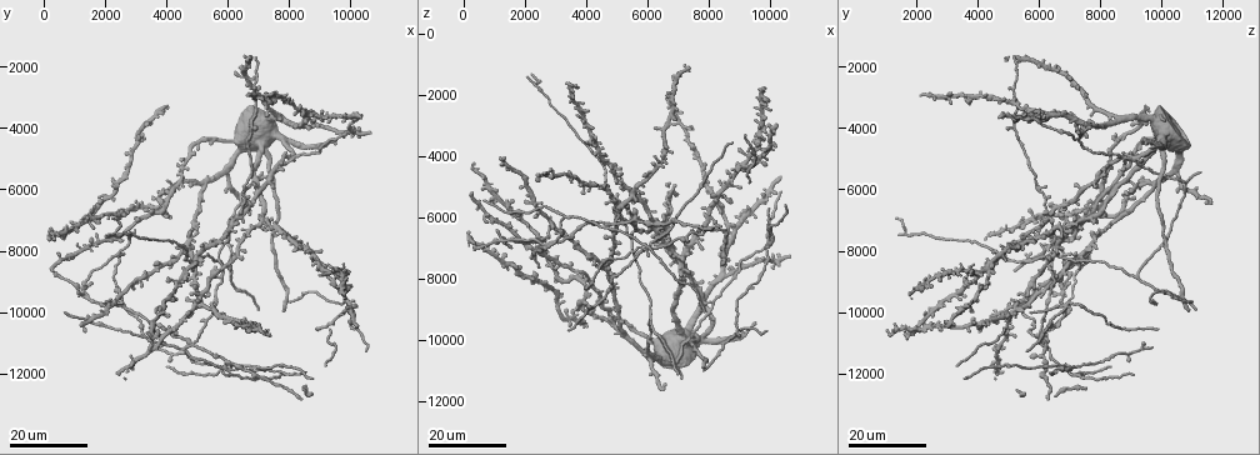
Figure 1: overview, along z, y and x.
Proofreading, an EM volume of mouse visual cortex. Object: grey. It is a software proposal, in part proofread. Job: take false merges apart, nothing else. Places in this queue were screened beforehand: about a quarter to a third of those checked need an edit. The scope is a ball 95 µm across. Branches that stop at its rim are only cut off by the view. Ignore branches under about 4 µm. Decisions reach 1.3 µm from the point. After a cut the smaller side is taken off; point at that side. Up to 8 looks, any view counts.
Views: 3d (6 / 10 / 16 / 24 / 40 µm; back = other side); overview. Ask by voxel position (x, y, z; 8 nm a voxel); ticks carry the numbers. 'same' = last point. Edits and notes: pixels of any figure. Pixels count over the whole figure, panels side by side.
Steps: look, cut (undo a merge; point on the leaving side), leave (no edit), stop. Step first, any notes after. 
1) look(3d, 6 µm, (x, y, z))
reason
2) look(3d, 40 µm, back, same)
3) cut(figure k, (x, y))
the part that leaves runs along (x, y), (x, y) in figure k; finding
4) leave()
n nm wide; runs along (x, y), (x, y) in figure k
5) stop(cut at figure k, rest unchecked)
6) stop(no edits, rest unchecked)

look(3d, 16 µm, (6300, 6800, 6300))
three-way junction

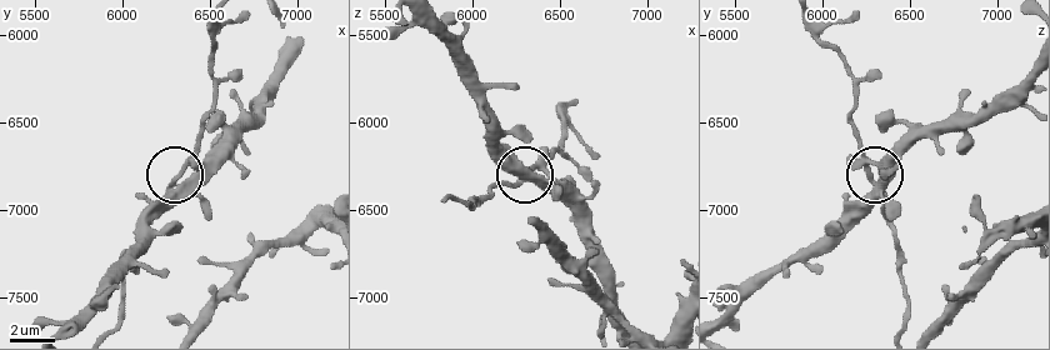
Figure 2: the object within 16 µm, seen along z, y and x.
look(3d, 10 µm, (6340, 6760, 6240))

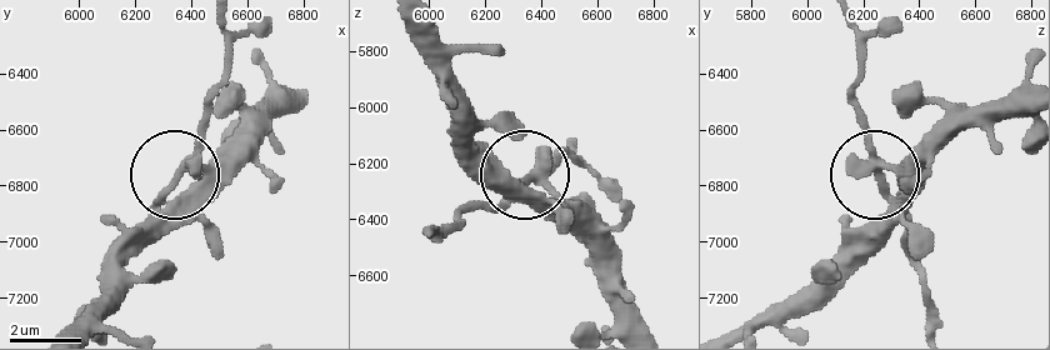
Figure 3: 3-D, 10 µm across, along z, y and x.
leave()
runs along (1025, 91), (961, 113), (881, 166), (858, 104) in figure 3; one neuron here

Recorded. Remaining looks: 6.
look(3d, 24 µm, (6200, 8900, 9100))
branch point

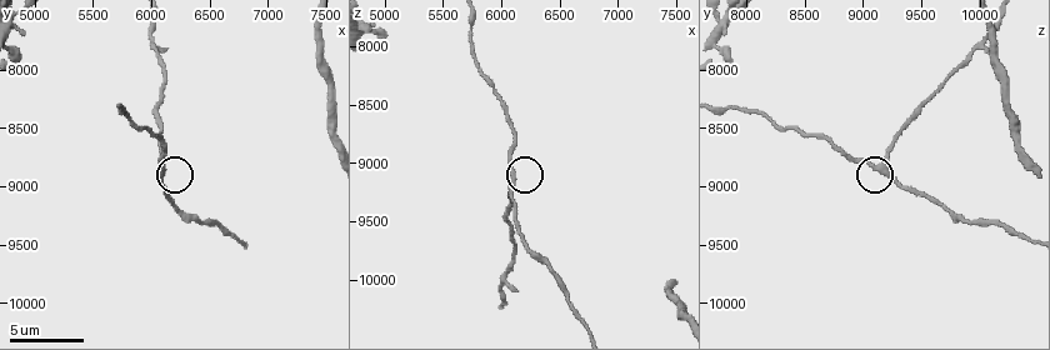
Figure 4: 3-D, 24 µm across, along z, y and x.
look(3d, 6 µm, (6120, 8820, 9100))

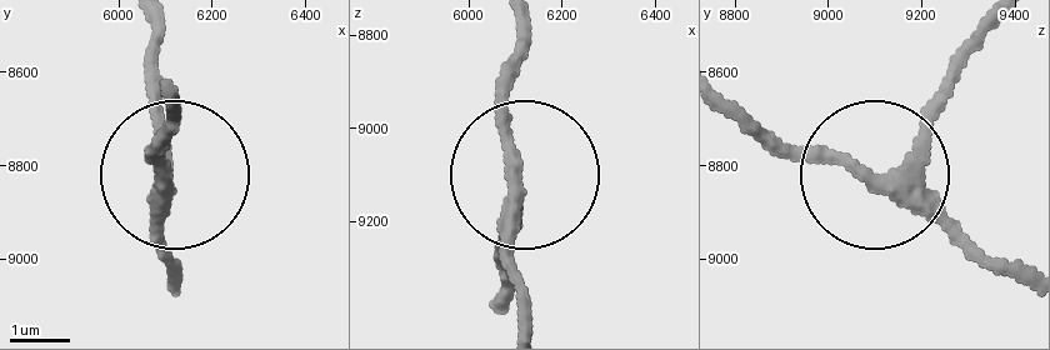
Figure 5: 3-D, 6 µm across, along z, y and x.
leave()
runs along (503, 305), (518, 190), (518, 280) in figure 5; continuous, no second neuron

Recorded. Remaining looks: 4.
look(3d, 16 µm, (4800, 11000, 6200))
looks like a crossing

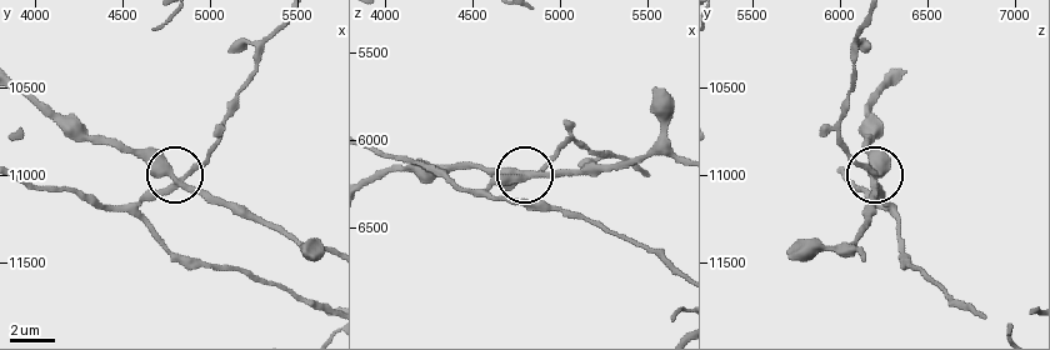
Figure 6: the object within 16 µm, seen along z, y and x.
look(3d, 10 µm, (4840, 11080, 6220))
closer look

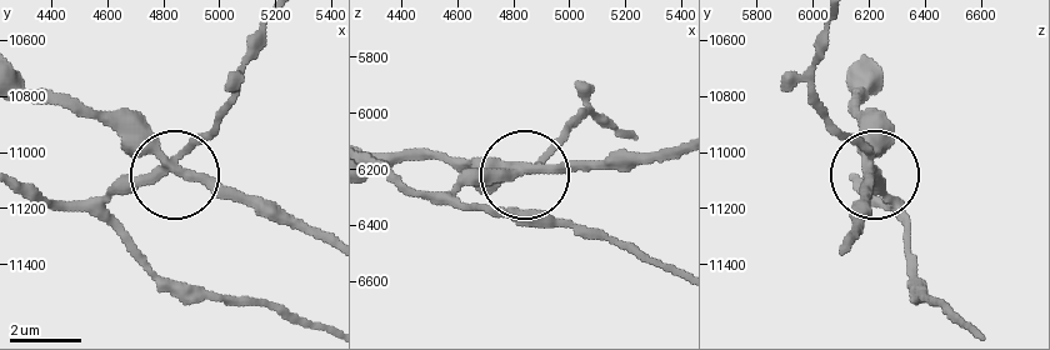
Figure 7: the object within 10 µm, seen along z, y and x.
cut(figure 7, (121, 148))
4 arms; the part that leaves runs along (170, 164), (66, 106), (21, 100) in figure 7; two neurons meet here

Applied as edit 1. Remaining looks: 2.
look(3d, 24 µm, (3300, 10800, 5900))
branch point

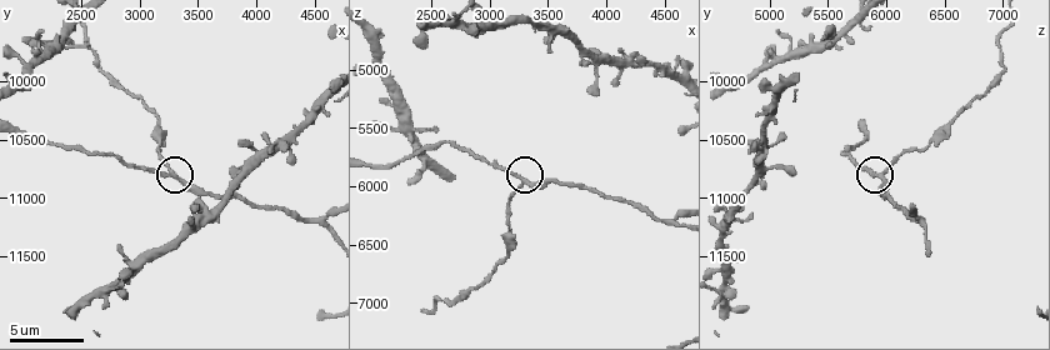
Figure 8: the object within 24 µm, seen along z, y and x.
look(3d, 10 µm, (3300, 10800, 5940))

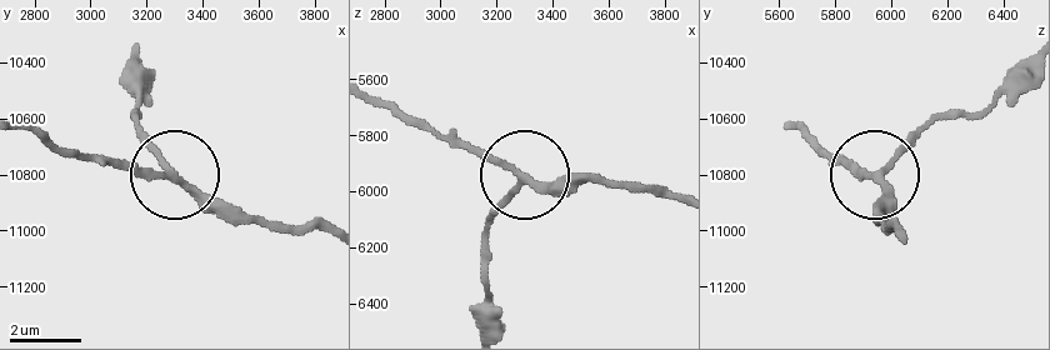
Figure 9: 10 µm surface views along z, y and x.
leave()
180 nm wide; runs along (326, 233), (255, 224), (219, 211), (175, 173), (106, 161) in figure 9; all the same neuron

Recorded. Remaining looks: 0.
stop(cut at figure 7, rest unchecked)

